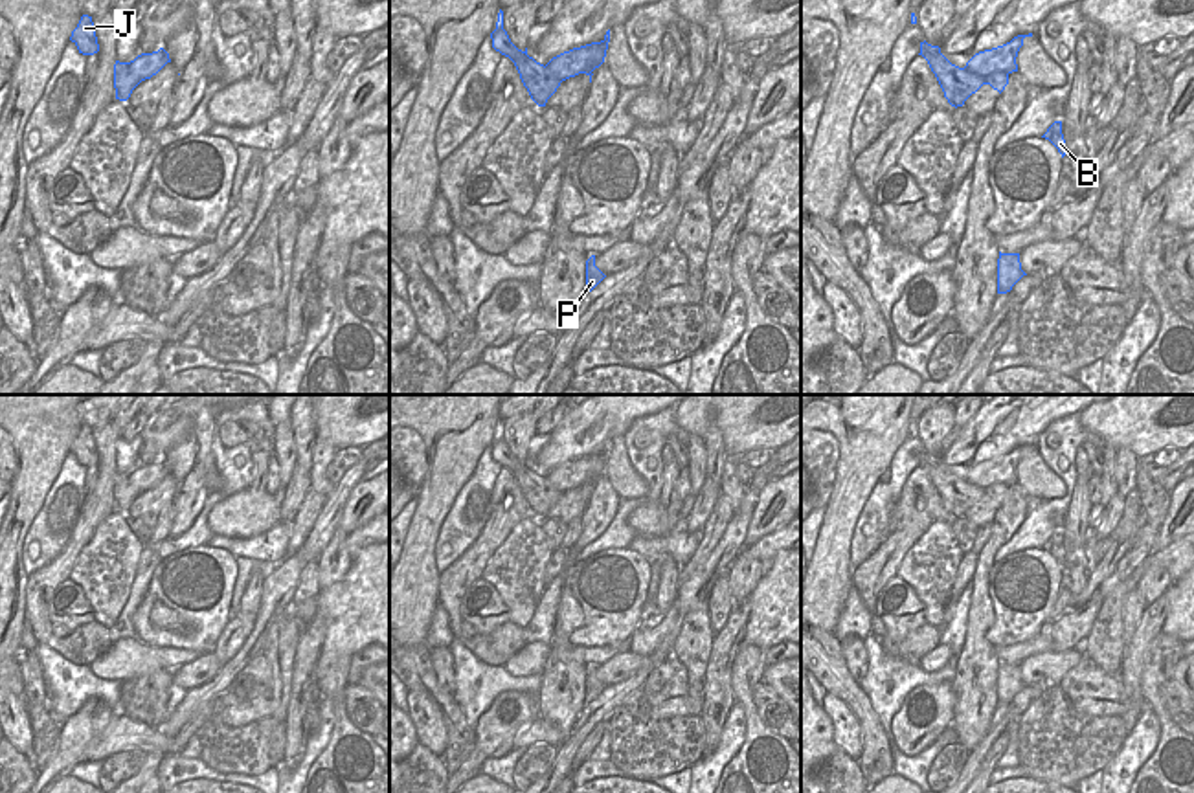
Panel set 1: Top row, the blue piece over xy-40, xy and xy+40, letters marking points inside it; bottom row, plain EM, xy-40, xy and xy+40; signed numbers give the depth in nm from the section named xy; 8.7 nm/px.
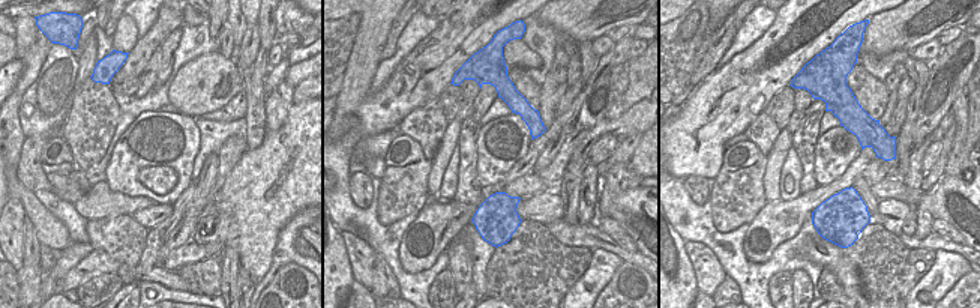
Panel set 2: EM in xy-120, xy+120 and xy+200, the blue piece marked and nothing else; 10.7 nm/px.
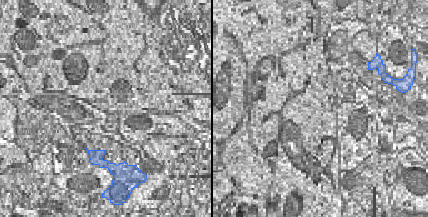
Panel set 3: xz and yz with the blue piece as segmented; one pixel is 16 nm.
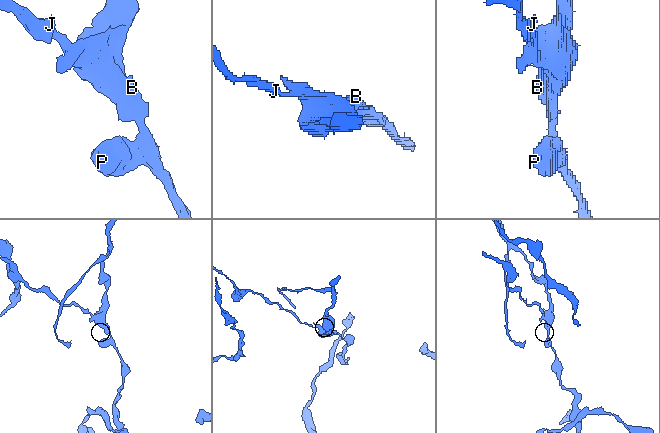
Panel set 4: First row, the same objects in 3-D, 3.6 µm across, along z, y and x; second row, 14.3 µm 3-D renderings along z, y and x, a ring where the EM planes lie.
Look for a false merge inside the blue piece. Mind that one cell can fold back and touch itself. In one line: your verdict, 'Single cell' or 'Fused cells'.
Fused cells

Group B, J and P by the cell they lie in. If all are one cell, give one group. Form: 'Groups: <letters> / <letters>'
Groups: B P / J

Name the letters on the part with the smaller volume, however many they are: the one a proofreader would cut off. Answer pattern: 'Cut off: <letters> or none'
Cut off: J

